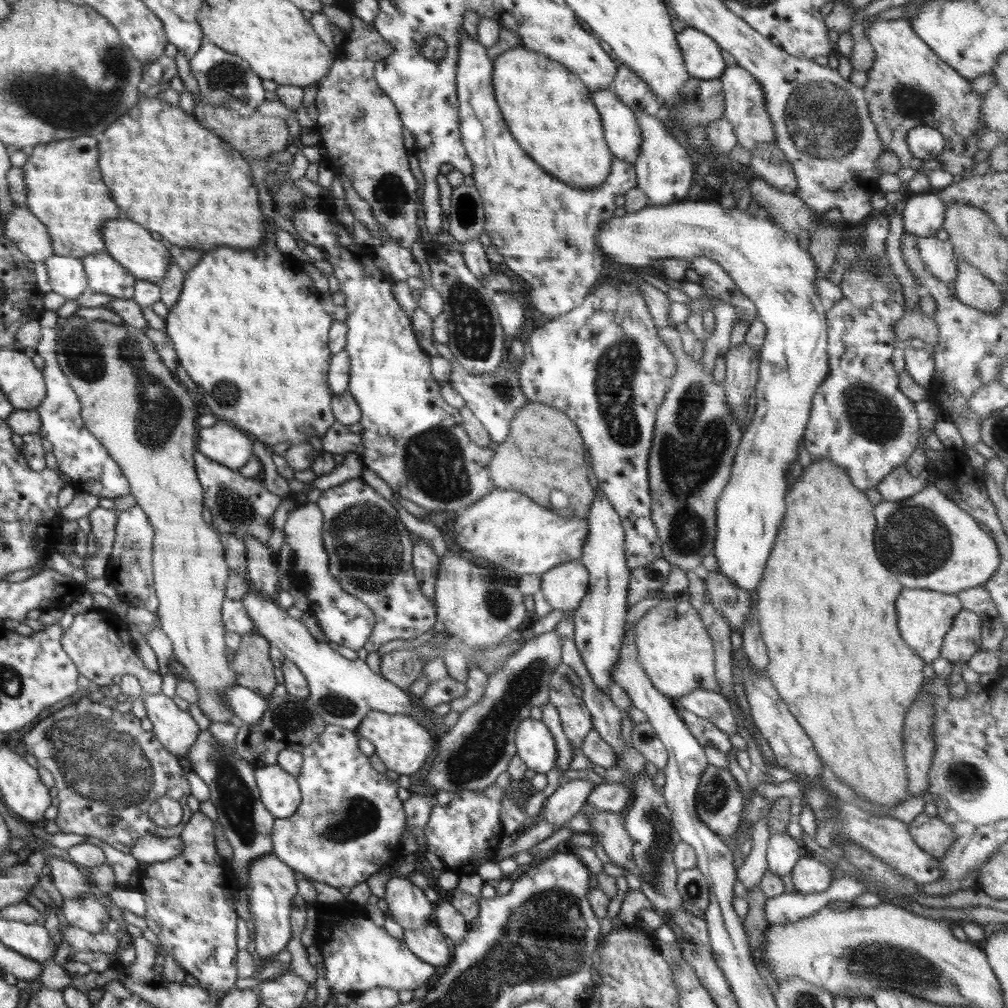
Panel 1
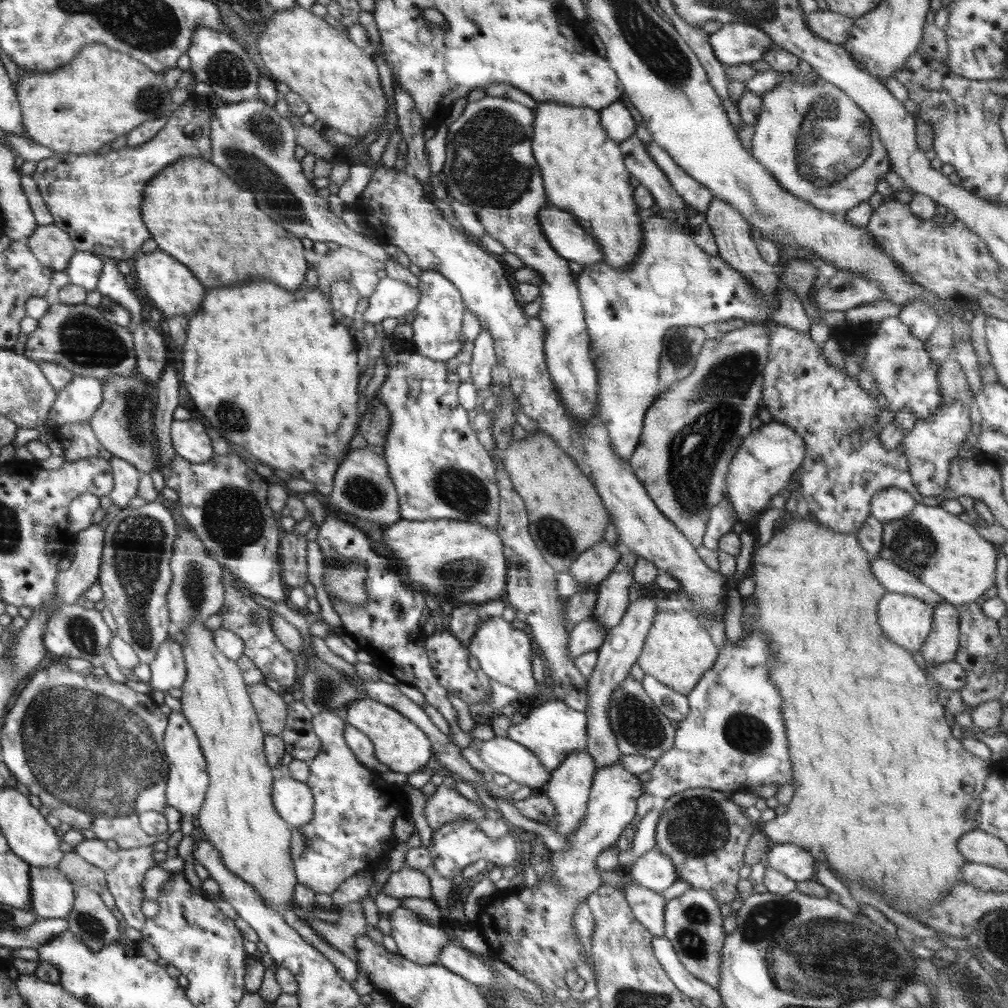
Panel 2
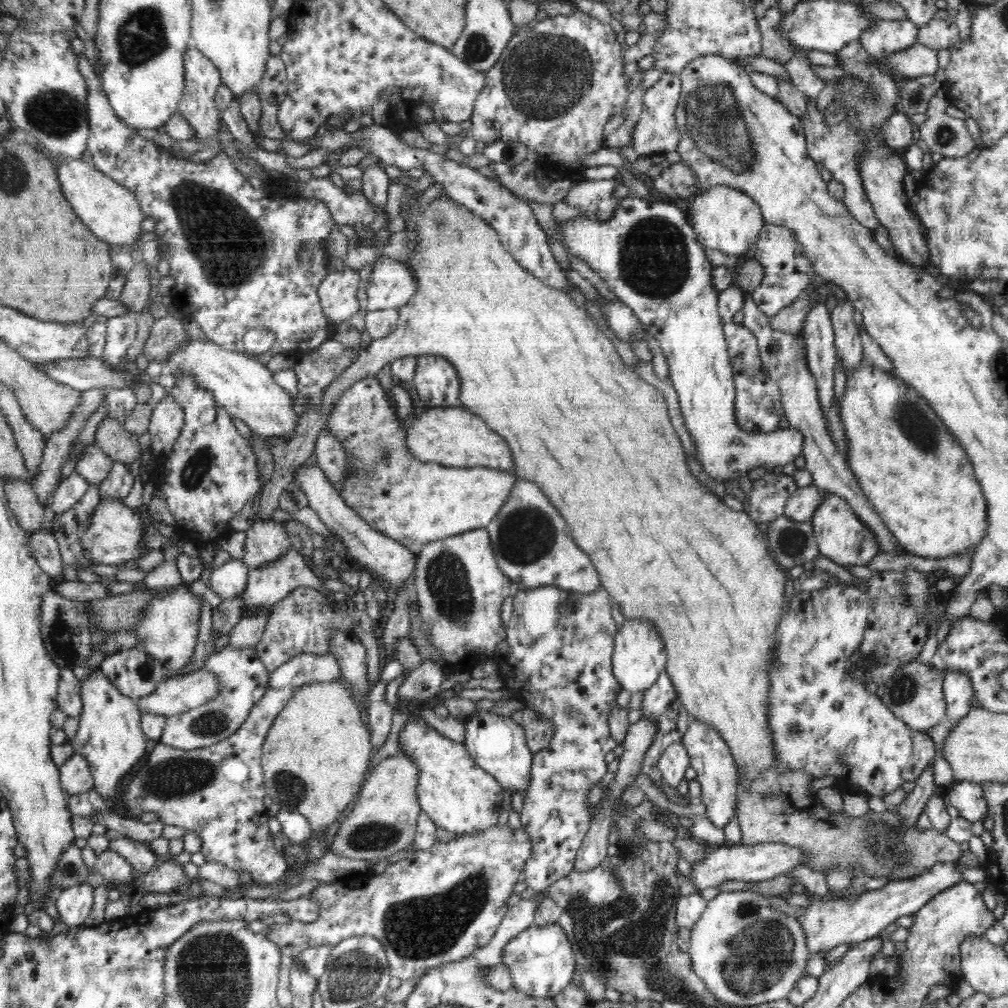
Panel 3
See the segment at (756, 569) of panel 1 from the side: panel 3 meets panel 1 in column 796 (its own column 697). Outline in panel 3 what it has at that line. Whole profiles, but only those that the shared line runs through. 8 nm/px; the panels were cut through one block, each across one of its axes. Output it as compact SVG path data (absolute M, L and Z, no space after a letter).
M629 196L622 199L622 202L618 204L616 212L614 212L610 220L601 222L600 220L593 220L584 214L580 214L578 218L566 222L564 226L559 226L560 238L562 239L562 245L564 245L568 256L578 257L584 264L588 264L590 268L598 274L598 276L606 282L606 286L613 292L621 302L628 305L634 311L634 314L640 319L640 322L644 324L646 332L650 333L659 343L662 352L667 360L669 366L669 379L674 388L676 389L679 405L681 408L681 414L684 418L685 425L691 434L693 442L695 442L696 459L699 460L701 466L710 477L718 480L720 484L724 484L726 480L740 479L742 475L746 476L748 472L756 470L756 468L763 467L767 471L770 471L775 466L784 466L789 462L794 462L797 456L802 454L804 446L804 437L798 429L794 427L787 427L785 429L778 428L768 433L748 434L744 432L736 422L734 418L735 414L735 380L733 379L732 365L728 354L728 345L726 343L725 335L723 334L723 322L720 318L718 307L719 294L712 284L712 272L714 272L714 266L708 261L704 247L698 240L698 234L691 226L689 219L686 216L686 212L678 208L676 204L668 204L668 202L650 202L642 200L640 198Z

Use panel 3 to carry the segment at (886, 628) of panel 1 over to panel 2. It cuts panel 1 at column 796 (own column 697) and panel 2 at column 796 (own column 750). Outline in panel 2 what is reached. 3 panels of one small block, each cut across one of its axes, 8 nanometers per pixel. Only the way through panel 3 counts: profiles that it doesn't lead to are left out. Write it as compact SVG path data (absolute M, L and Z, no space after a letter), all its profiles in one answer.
M791 518L790 523L775 531L774 536L766 545L756 545L752 553L750 571L755 575L756 582L752 596L757 602L757 627L765 634L767 643L773 648L768 678L772 686L780 692L782 720L786 728L785 737L789 743L789 760L793 766L793 797L788 802L788 810L771 822L761 825L762 832L772 843L792 843L814 852L826 854L826 862L832 871L848 883L865 884L877 888L883 896L889 898L891 906L899 912L921 912L925 906L941 902L947 890L963 881L961 868L968 863L958 850L957 842L967 832L976 829L977 816L980 813L981 796L985 780L991 769L991 760L982 760L964 749L960 740L952 736L946 723L946 712L938 700L940 689L931 683L929 677L914 661L912 652L898 646L884 634L879 625L877 606L887 591L876 580L871 571L871 555L858 542L856 533L836 532L822 526L811 518Z

